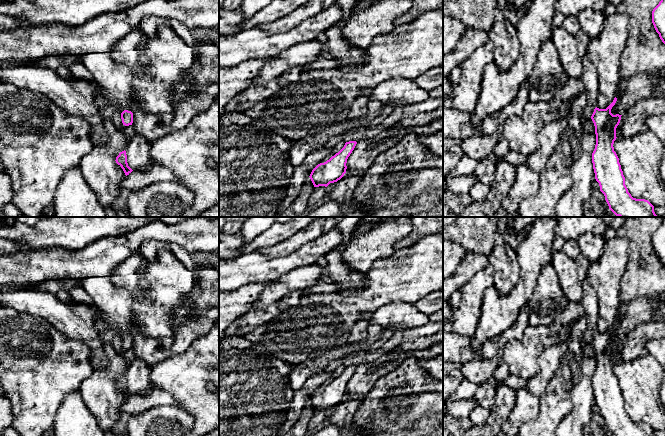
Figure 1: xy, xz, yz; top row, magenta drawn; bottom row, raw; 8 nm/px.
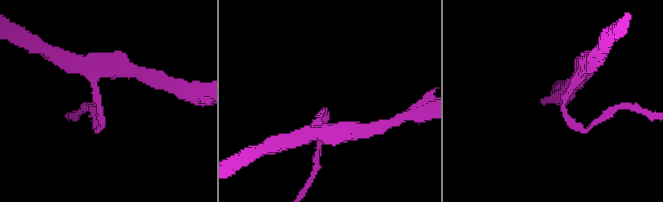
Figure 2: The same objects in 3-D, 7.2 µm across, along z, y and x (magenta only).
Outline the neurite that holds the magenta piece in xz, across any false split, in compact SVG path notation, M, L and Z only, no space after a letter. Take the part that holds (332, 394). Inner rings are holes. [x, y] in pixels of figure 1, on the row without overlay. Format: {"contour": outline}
{"contour": "M346 366L344 371L324 387L318 388L311 396L310 403L314 411L325 410L337 406L346 397L347 383L354 374L357 366Z"}

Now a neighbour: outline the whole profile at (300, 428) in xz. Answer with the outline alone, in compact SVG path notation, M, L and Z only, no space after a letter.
M308 401L304 405L300 418L295 423L295 425L290 430L288 430L286 433L282 435L278 435L278 436L304 436L309 430L308 424L313 414L314 414L314 409L310 401Z

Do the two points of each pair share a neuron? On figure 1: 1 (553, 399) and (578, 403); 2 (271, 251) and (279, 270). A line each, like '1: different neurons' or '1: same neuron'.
1: different neurons
2: different neurons

